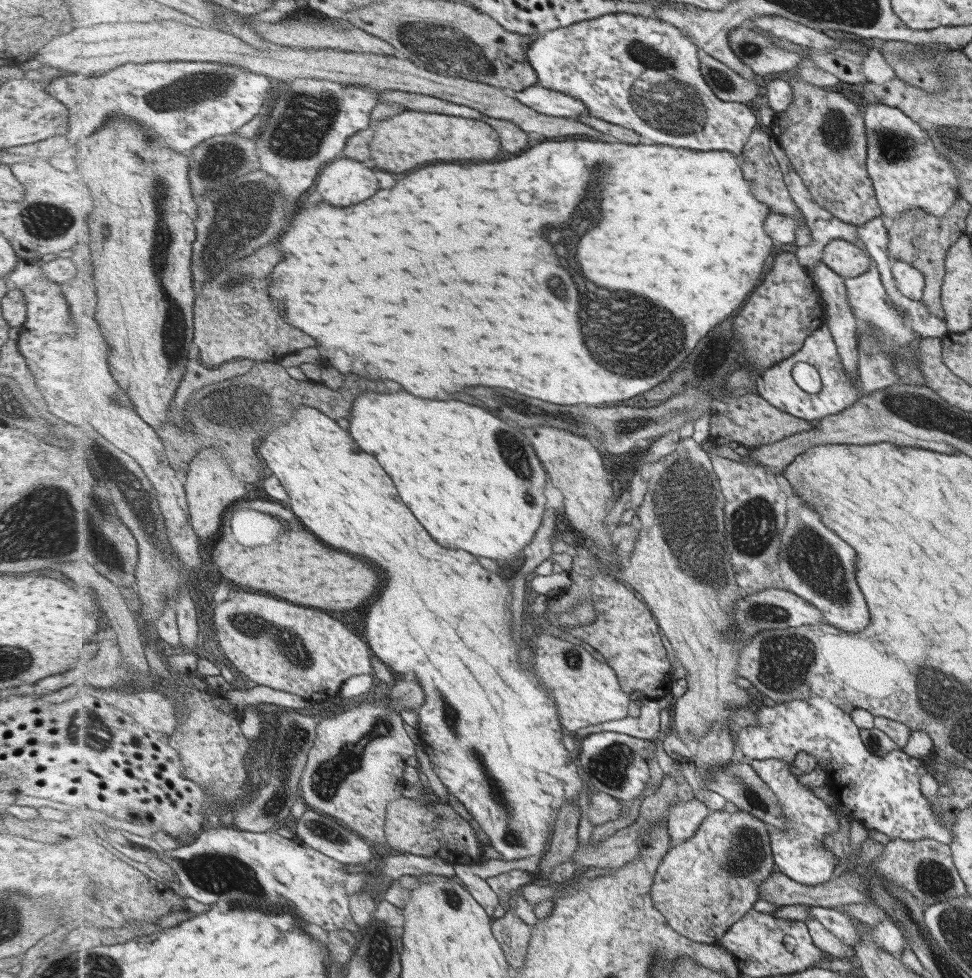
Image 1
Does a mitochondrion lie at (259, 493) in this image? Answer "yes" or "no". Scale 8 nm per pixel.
no

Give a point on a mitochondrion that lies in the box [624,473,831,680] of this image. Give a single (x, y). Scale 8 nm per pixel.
(757, 527)

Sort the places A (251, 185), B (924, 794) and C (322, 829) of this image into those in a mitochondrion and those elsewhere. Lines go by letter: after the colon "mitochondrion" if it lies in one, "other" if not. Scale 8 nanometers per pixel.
A: mitochondrion
B: other
C: mitochondrion

